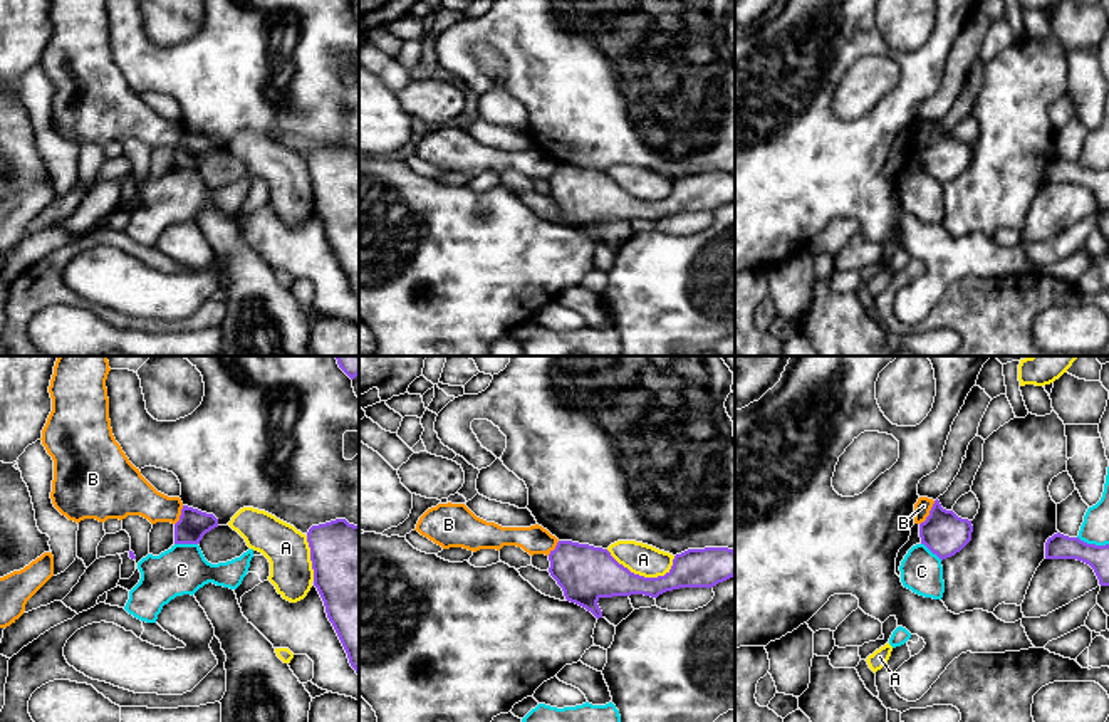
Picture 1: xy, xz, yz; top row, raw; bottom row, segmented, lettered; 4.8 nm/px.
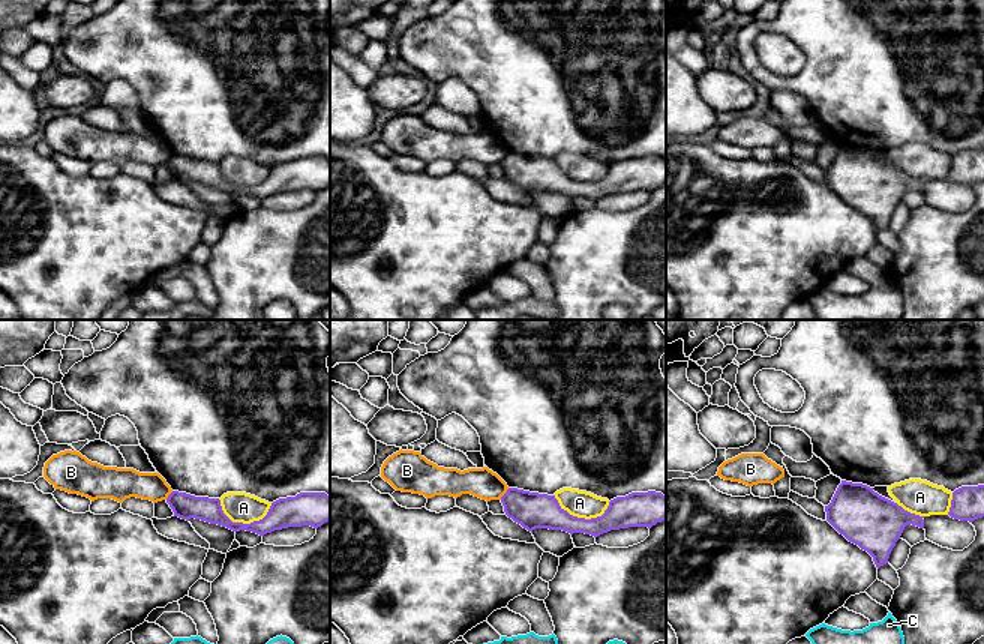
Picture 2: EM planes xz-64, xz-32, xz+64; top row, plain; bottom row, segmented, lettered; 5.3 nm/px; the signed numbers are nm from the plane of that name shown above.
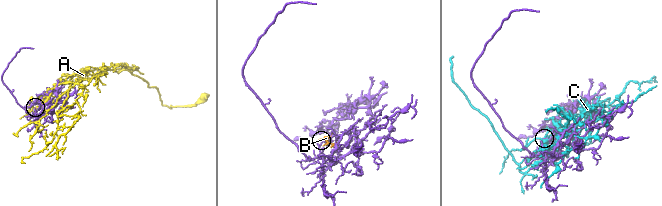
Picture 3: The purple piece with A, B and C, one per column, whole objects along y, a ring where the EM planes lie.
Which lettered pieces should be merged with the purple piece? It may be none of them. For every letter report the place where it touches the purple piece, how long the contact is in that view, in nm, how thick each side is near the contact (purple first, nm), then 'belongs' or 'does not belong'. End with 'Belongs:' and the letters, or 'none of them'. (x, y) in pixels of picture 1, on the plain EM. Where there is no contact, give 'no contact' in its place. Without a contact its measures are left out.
A: xz (643, 200) | 340 nm | 260/150 nm | does not belong
B: yz (930, 136) | 140 nm | 220/80 nm | does not belong
C: xy (187, 167) | 110 nm | 150/240 nm | does not belong
Belongs: none of them

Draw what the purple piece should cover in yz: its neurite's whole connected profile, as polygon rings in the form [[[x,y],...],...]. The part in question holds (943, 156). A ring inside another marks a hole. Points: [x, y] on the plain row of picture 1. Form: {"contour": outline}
{"contour": [[[936,123],[929,139],[919,148],[921,168],[941,185],[960,176],[971,165],[971,144],[941,131]]]}

